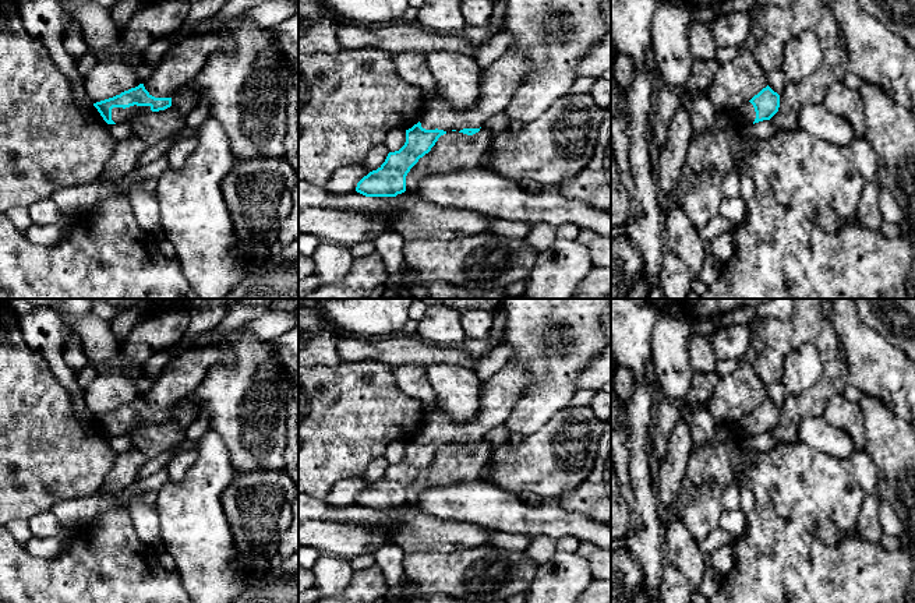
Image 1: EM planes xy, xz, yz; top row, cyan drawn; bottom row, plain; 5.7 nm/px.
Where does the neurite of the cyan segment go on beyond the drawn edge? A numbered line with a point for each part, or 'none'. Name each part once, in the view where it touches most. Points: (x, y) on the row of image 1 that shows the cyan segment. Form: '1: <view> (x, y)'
1: xy (119, 115)

